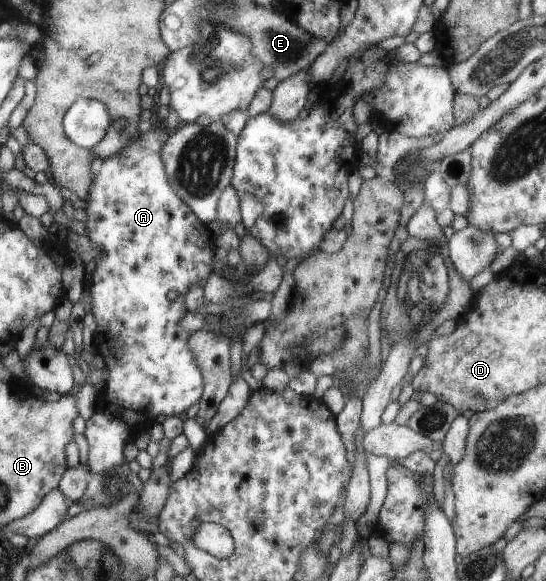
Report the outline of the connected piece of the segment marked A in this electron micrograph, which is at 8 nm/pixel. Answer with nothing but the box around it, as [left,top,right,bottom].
[83,118,218,475]

